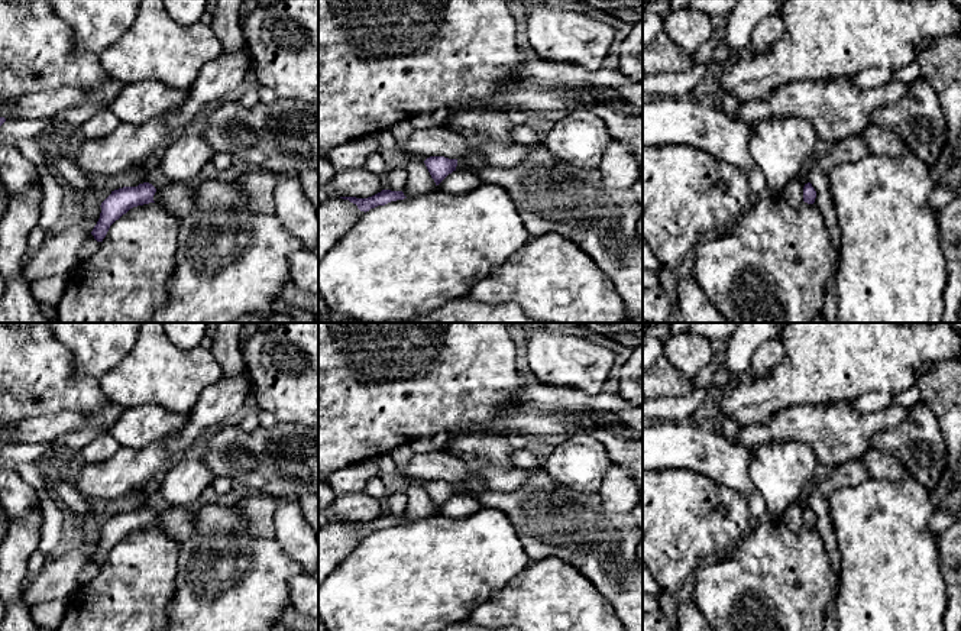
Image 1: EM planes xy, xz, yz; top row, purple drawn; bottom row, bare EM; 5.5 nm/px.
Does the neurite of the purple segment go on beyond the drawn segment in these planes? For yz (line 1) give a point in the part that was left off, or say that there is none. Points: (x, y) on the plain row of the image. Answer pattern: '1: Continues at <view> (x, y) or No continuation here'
1: No continuation here

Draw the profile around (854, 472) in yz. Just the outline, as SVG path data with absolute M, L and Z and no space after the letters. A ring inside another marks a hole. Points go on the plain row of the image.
M852 459L835 467L826 479L816 483L809 498L809 507L816 515L813 528L824 540L824 547L828 551L831 564L838 576L841 570L841 554L838 551L838 541L829 514L828 496L837 489L858 486L867 479L870 479L870 473L863 459Z

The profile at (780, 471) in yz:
M771 441L750 447L748 452L750 478L767 512L779 520L813 479L819 462L810 446L797 441Z

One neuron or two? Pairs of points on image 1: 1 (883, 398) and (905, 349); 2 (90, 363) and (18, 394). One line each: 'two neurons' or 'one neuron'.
1: two neurons
2: two neurons

